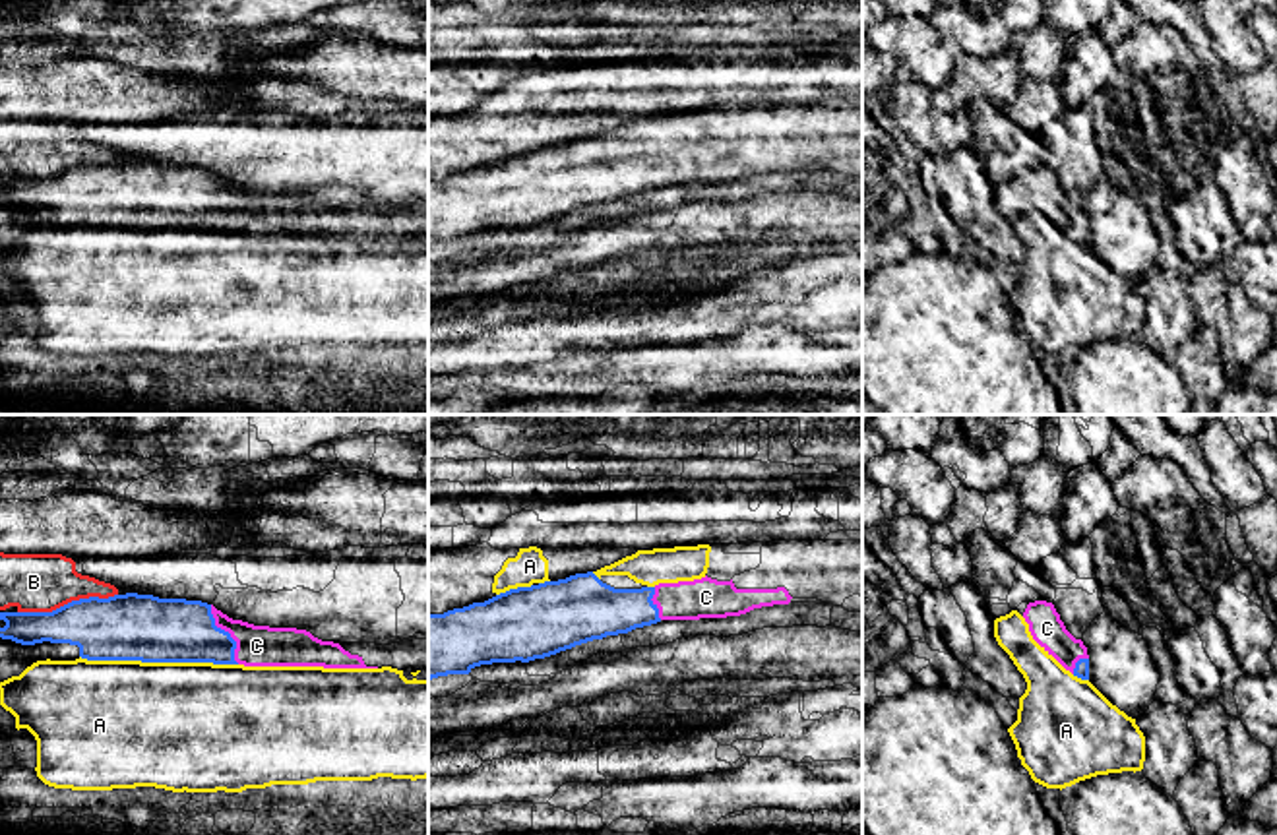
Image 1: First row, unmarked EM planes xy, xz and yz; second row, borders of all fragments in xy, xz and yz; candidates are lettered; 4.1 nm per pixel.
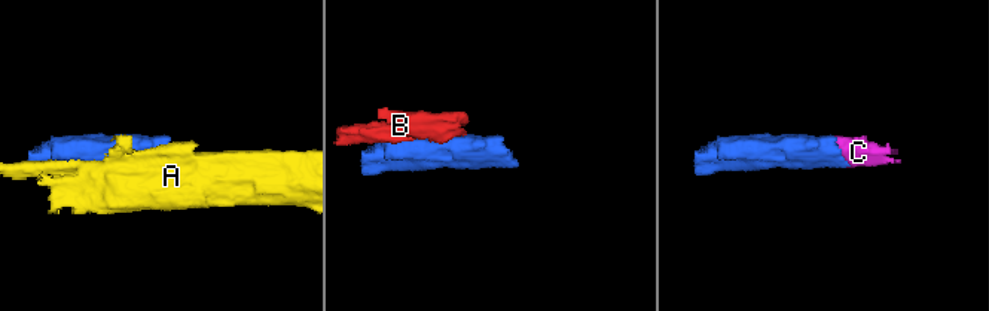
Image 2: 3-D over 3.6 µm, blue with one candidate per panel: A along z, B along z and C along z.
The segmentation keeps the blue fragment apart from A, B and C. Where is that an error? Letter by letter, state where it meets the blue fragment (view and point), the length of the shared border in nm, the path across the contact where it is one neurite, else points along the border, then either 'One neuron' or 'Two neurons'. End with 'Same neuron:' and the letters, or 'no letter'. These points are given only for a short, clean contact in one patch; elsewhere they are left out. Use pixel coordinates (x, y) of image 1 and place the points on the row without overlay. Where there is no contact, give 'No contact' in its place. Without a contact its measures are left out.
A: Touches blue at xy (159, 227). Shared border 650 nm. Two neurons
B: Touches blue at xy (68, 169). Shared border 420 nm. Two neurons
C: Touches blue at xy (227, 198). Shared border 280 nm. Path across: xy (167, 196), (227, 198), (241, 210), (256, 212). One neuron
Same neuron: C

